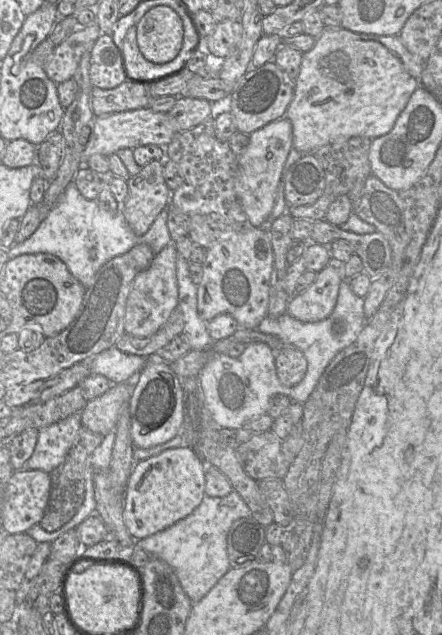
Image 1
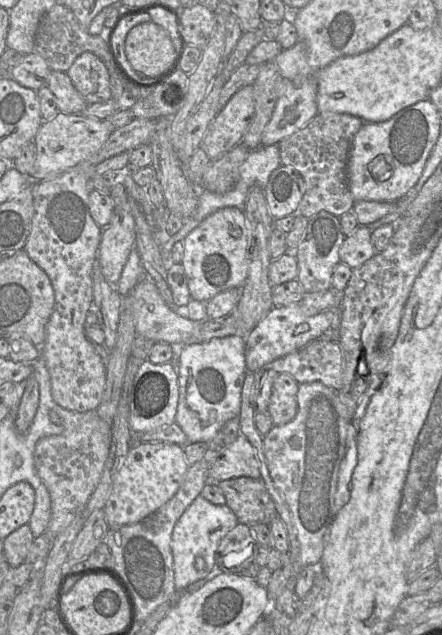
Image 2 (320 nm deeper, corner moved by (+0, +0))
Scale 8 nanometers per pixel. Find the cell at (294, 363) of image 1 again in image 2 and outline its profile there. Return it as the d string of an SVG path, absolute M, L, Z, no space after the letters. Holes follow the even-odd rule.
M279 373L273 383L268 412L274 426L292 421L298 410L299 383L288 373Z

